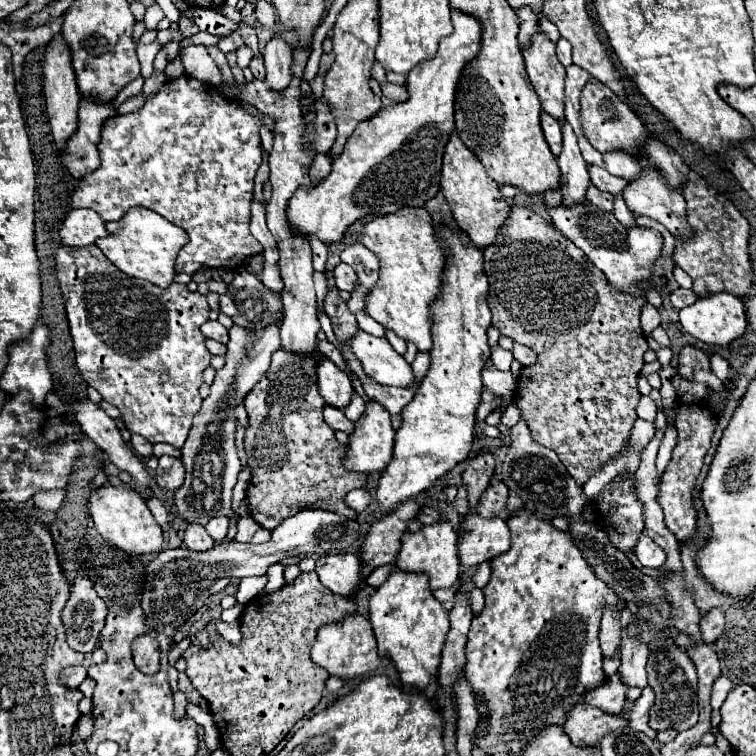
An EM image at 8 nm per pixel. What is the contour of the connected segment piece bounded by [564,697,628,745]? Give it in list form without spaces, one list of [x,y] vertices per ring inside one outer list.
[[[582,699],[568,711],[564,731],[576,745],[598,745],[604,733],[624,729],[628,725],[626,719],[608,715]]]

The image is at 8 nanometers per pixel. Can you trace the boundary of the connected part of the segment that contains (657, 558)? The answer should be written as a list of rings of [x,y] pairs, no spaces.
[[[642,535],[640,537],[640,543],[636,545],[636,557],[638,557],[638,561],[644,565],[644,567],[650,567],[650,569],[658,569],[658,567],[662,567],[664,565],[664,559],[666,559],[666,555],[664,555],[664,551],[660,551],[660,545],[658,543],[654,543],[650,537],[646,537],[646,535]]]

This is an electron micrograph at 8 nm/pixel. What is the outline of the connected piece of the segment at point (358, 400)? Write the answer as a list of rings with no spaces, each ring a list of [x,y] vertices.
[[[356,393],[356,395],[352,397],[352,403],[344,409],[344,415],[346,415],[350,421],[358,421],[358,419],[360,419],[360,415],[364,413],[364,405],[366,405],[366,403],[364,403],[364,399]]]

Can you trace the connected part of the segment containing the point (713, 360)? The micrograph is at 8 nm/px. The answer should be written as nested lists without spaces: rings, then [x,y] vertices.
[[[712,355],[710,357],[710,365],[712,365],[712,371],[714,371],[714,375],[718,377],[718,379],[726,379],[728,377],[728,371],[730,371],[730,365],[728,365],[728,361],[722,357],[722,355]]]

